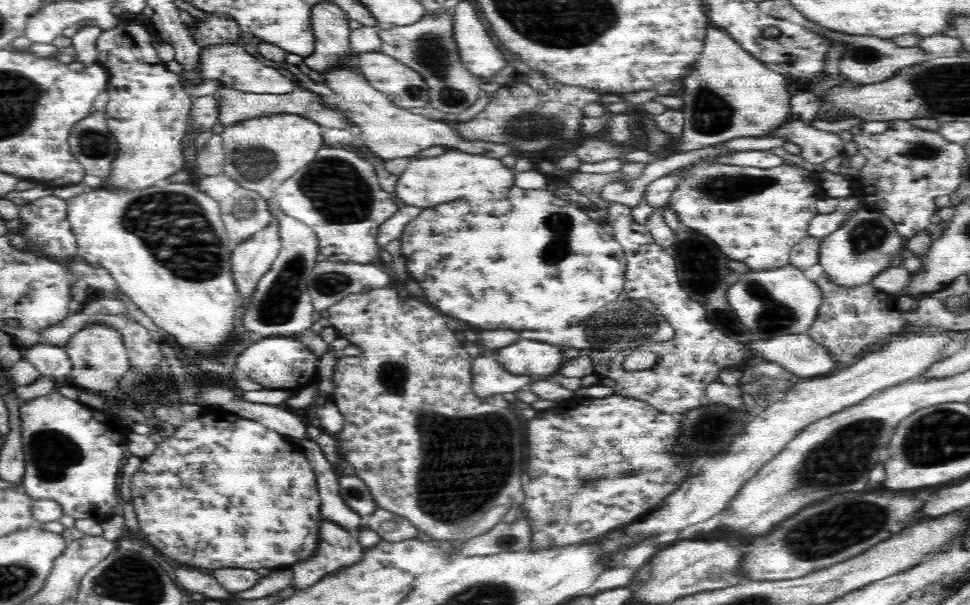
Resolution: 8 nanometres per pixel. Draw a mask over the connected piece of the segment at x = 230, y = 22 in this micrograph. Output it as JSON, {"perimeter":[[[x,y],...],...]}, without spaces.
{"perimeter":[[[210,15],[205,19],[195,19],[194,27],[188,27],[194,42],[201,49],[212,45],[237,44],[242,31],[236,25],[236,19],[228,15]]]}

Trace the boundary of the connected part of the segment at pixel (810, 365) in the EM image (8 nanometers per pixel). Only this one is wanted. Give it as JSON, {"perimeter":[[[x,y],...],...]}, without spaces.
{"perimeter":[[[800,333],[792,336],[772,337],[768,340],[748,342],[758,357],[782,364],[798,376],[820,376],[834,371],[836,360],[826,347],[818,344],[810,335]]]}

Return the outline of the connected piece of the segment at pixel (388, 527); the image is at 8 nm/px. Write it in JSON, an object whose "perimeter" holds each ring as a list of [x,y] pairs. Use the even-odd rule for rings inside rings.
{"perimeter":[[[380,507],[364,518],[364,526],[376,531],[382,540],[388,542],[416,539],[419,531],[408,519]]]}

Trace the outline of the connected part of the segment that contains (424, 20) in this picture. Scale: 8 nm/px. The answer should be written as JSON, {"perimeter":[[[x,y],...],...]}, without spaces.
{"perimeter":[[[440,10],[440,14],[426,12],[414,24],[381,29],[379,37],[382,42],[379,51],[398,59],[423,76],[430,90],[428,106],[446,114],[460,114],[478,100],[478,96],[482,94],[480,92],[482,81],[479,77],[472,76],[460,59],[460,51],[456,50],[456,39],[452,30],[452,24],[454,24],[452,16],[453,12],[448,10],[444,12]]]}

